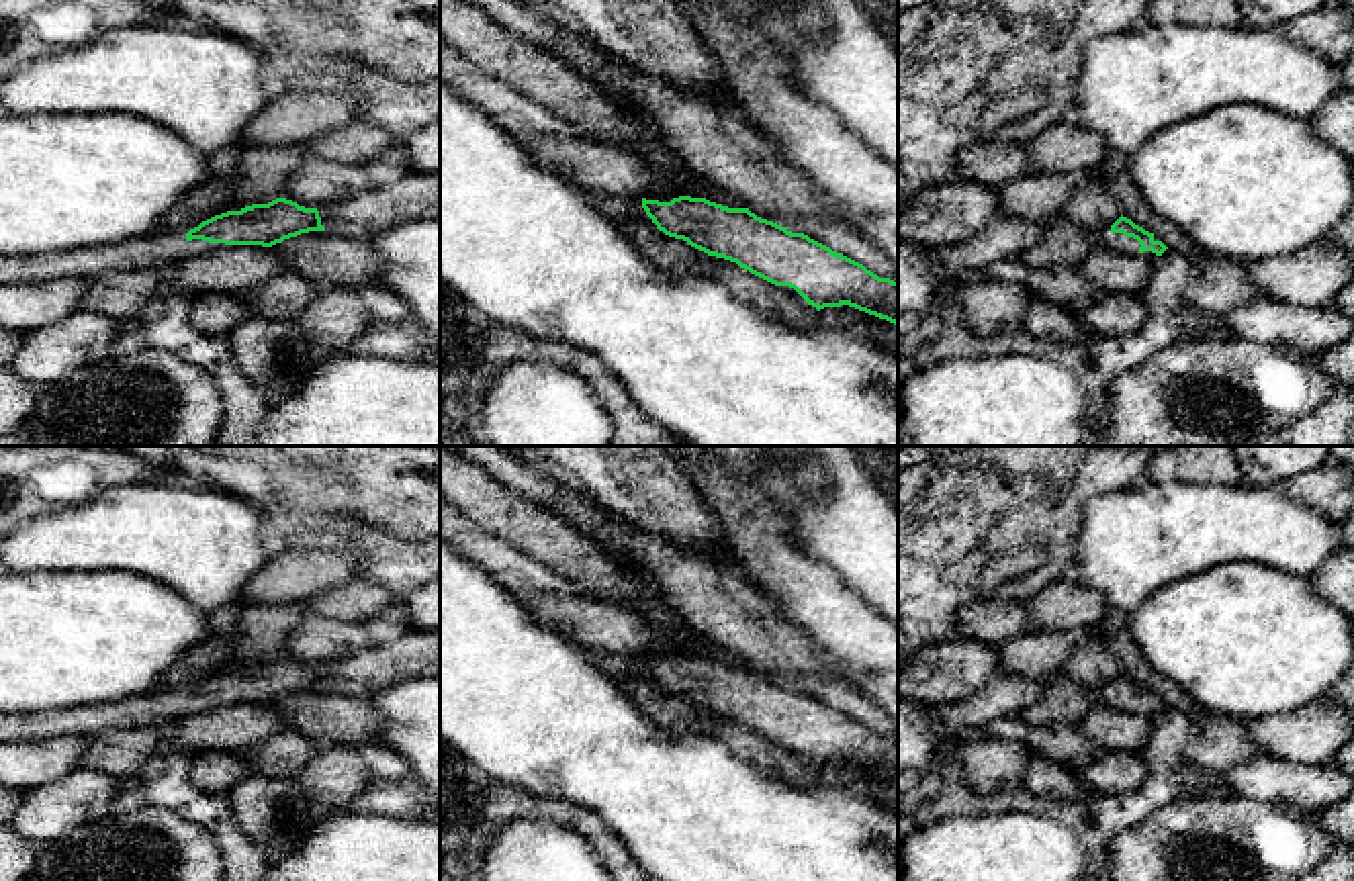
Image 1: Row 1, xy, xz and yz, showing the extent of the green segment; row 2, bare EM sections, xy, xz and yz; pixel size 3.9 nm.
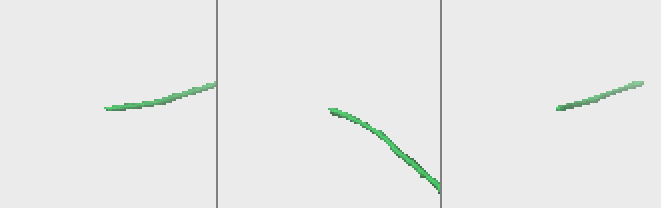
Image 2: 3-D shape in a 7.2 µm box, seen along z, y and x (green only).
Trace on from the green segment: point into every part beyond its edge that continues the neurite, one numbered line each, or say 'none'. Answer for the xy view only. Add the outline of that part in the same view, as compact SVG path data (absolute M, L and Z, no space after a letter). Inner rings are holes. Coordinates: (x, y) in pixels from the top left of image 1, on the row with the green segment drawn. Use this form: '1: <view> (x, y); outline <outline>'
1: xy (164, 248); outline M157 227L149 237L119 245L86 247L67 253L0 256L0 286L57 278L96 278L110 270L166 270L194 253L211 253L225 243L188 241L182 231Z

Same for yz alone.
1: yz (1117, 242); outline M1111 225L1096 235L1096 241L1113 251L1119 251L1119 253L1139 253L1147 260L1156 260L1158 256L1152 253L1152 251L1139 251L1141 243L1133 237L1125 237L1123 233L1113 233L1111 231Z

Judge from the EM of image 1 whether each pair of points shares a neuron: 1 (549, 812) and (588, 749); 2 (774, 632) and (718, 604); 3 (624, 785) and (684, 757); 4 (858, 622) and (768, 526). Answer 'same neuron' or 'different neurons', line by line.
1: different neurons
2: same neuron
3: same neuron
4: same neuron

